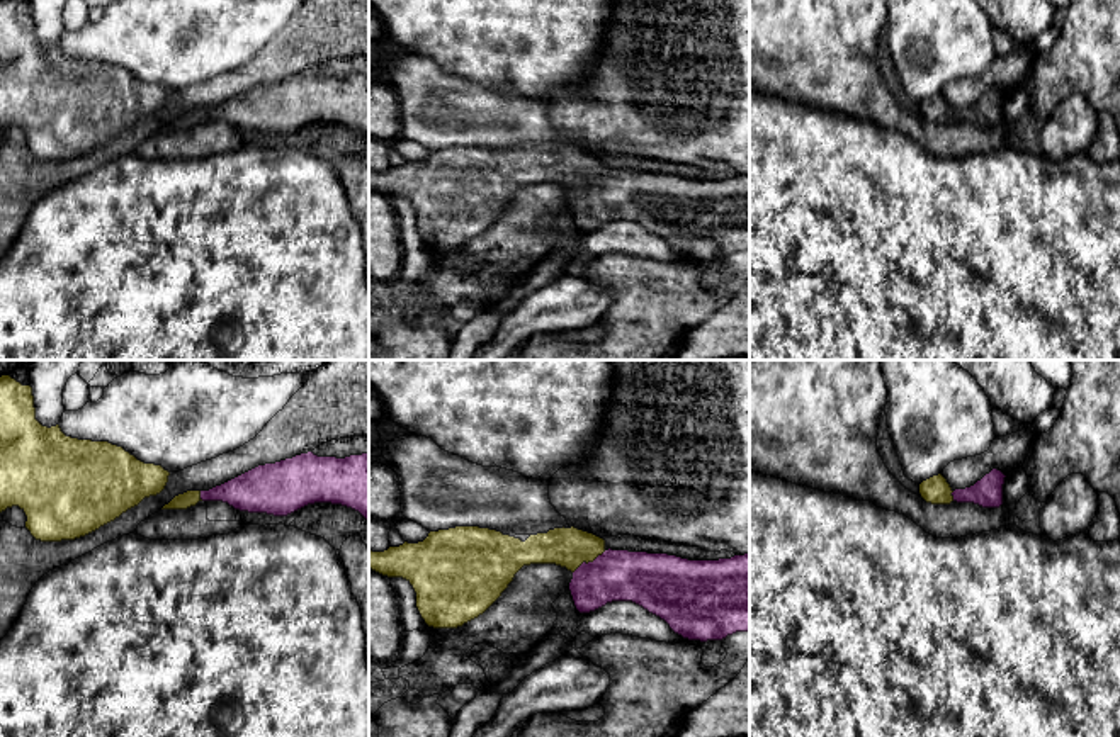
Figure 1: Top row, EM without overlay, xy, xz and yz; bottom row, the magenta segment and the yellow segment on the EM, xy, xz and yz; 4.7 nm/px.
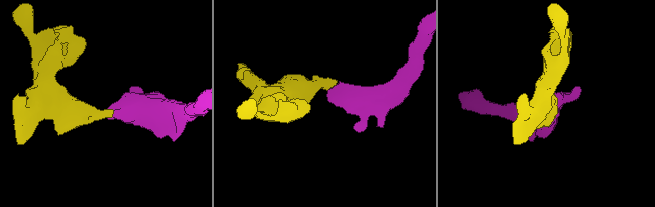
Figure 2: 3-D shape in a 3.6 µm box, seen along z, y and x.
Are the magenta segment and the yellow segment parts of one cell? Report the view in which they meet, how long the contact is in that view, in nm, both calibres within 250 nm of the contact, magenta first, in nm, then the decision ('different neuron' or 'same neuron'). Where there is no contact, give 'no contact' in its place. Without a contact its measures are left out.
xz | 190 nm | 240/190 nm | same neuron

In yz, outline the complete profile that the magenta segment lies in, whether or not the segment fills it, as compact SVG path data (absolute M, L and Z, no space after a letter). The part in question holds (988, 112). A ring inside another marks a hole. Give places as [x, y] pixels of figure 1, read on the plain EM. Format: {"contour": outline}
{"contour": "M993 88L974 105L965 109L952 109L947 98L938 93L919 104L919 114L931 124L974 122L982 127L999 127L1003 124L1004 93Z"}

